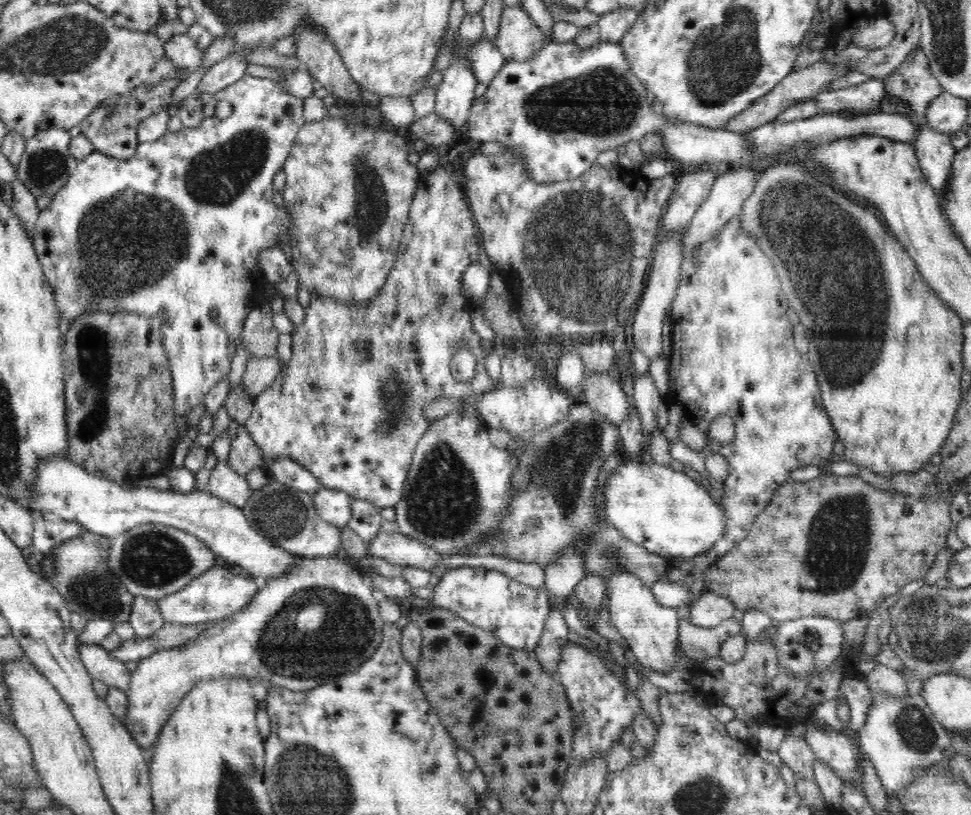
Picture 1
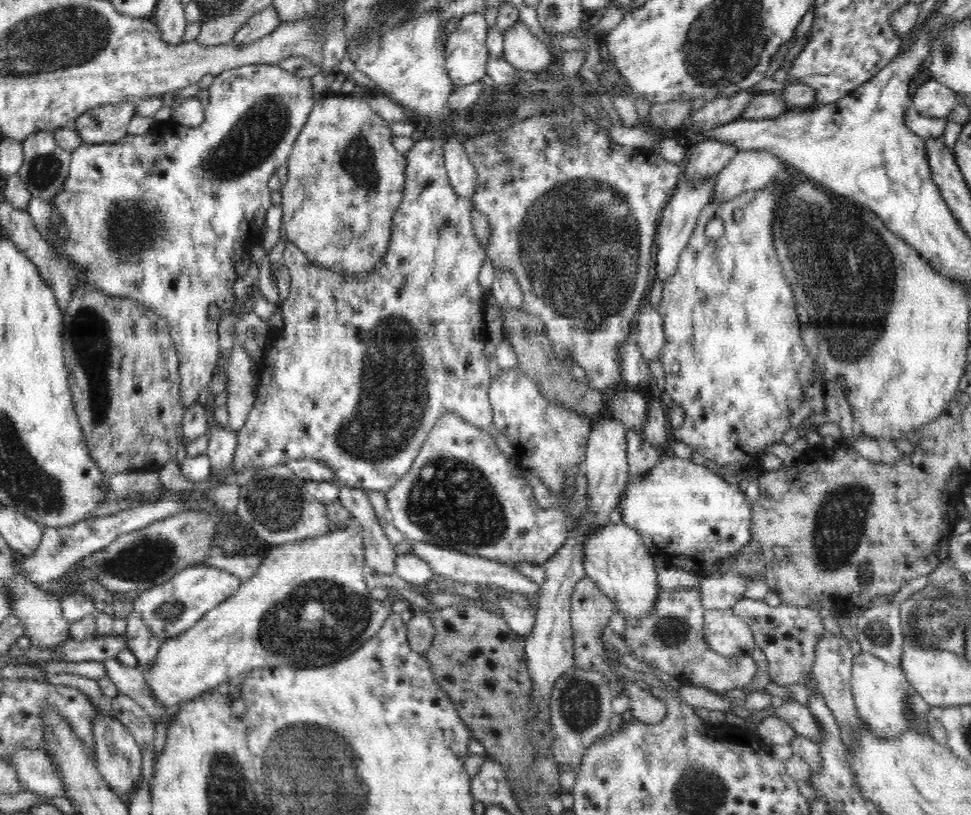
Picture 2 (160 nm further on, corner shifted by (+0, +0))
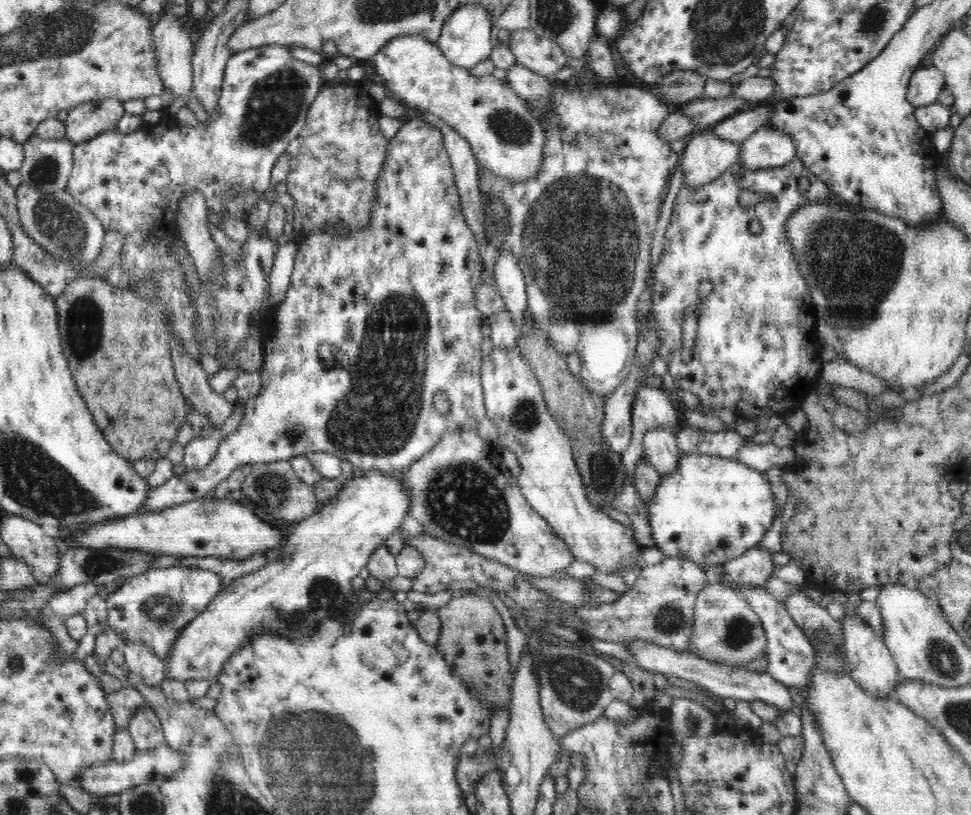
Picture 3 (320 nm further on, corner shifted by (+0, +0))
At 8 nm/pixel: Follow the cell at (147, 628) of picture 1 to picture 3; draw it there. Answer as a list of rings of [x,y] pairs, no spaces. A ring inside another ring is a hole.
[[[126,642],[122,649],[126,657],[124,667],[140,677],[148,686],[159,686],[167,678],[167,666],[148,646]]]

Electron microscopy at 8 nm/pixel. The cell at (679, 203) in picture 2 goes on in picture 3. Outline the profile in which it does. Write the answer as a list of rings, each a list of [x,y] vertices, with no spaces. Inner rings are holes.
[[[712,130],[698,133],[686,144],[686,148],[680,153],[680,168],[683,170],[684,184],[691,186],[693,194],[704,184],[718,180],[718,176],[725,173],[739,159],[741,154],[741,142],[731,142],[728,139],[719,138]]]

